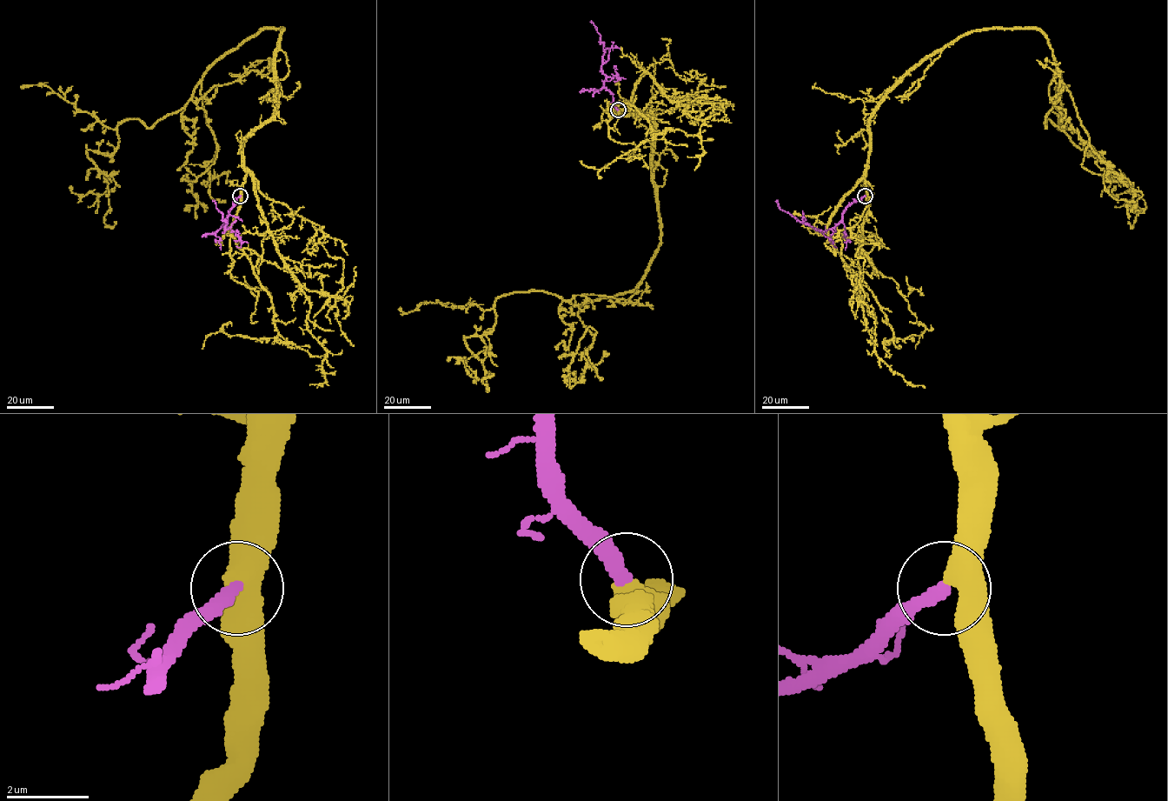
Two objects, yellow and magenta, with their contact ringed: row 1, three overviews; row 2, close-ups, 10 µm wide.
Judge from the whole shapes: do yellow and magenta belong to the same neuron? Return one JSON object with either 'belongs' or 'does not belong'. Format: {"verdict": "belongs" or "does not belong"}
{"verdict": "belongs"}

